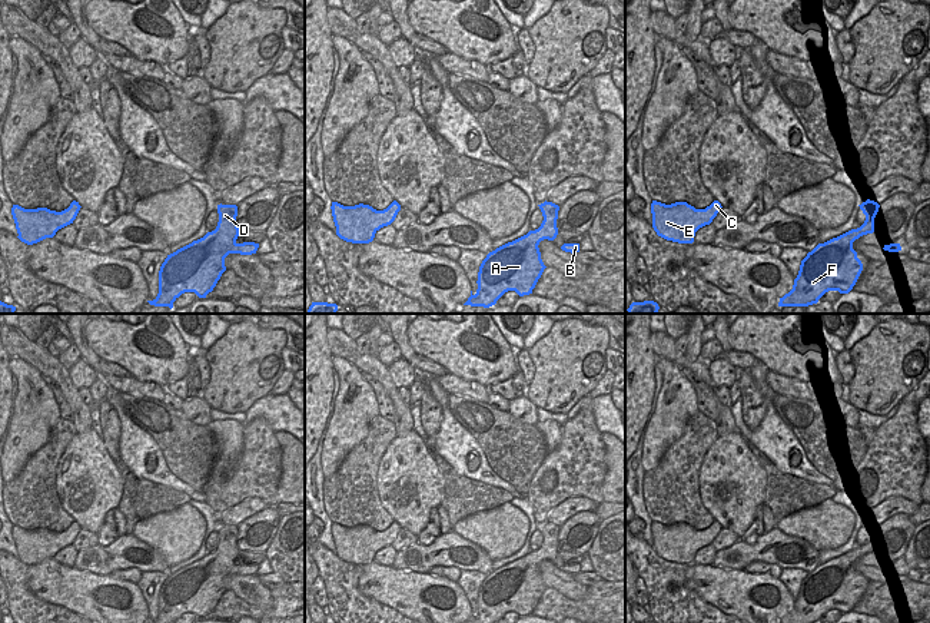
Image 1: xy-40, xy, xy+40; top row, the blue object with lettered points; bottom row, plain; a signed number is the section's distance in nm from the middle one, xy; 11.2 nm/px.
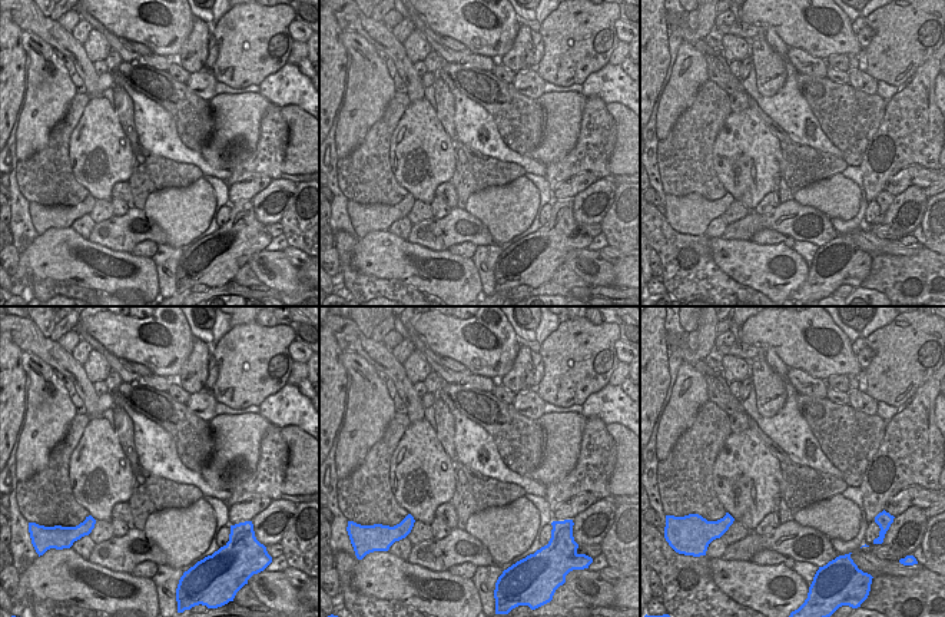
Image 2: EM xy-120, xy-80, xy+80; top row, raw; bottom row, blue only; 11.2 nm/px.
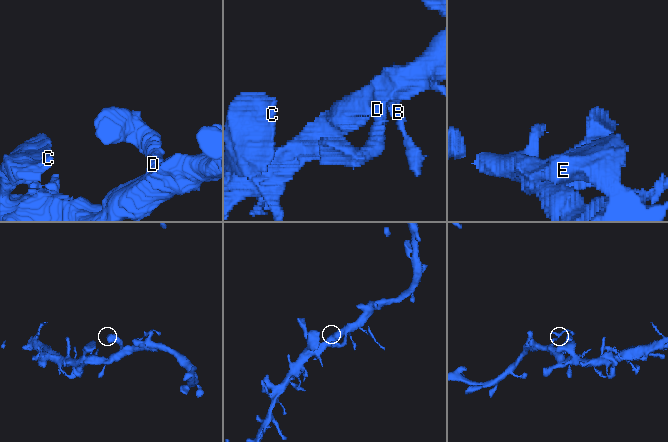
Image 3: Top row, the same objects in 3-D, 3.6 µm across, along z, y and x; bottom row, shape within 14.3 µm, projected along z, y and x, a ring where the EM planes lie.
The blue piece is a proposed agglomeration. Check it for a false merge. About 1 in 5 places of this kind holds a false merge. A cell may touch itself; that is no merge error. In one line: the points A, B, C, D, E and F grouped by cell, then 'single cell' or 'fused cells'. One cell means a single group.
A B C D E F; single cell

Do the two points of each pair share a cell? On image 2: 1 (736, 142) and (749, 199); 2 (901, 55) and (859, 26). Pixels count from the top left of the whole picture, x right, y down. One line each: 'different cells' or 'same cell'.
1: same cell
2: different cells

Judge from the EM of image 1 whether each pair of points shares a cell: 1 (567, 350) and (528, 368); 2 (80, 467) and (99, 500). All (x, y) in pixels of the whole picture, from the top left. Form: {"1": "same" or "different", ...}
{"1": "different", "2": "same"}

